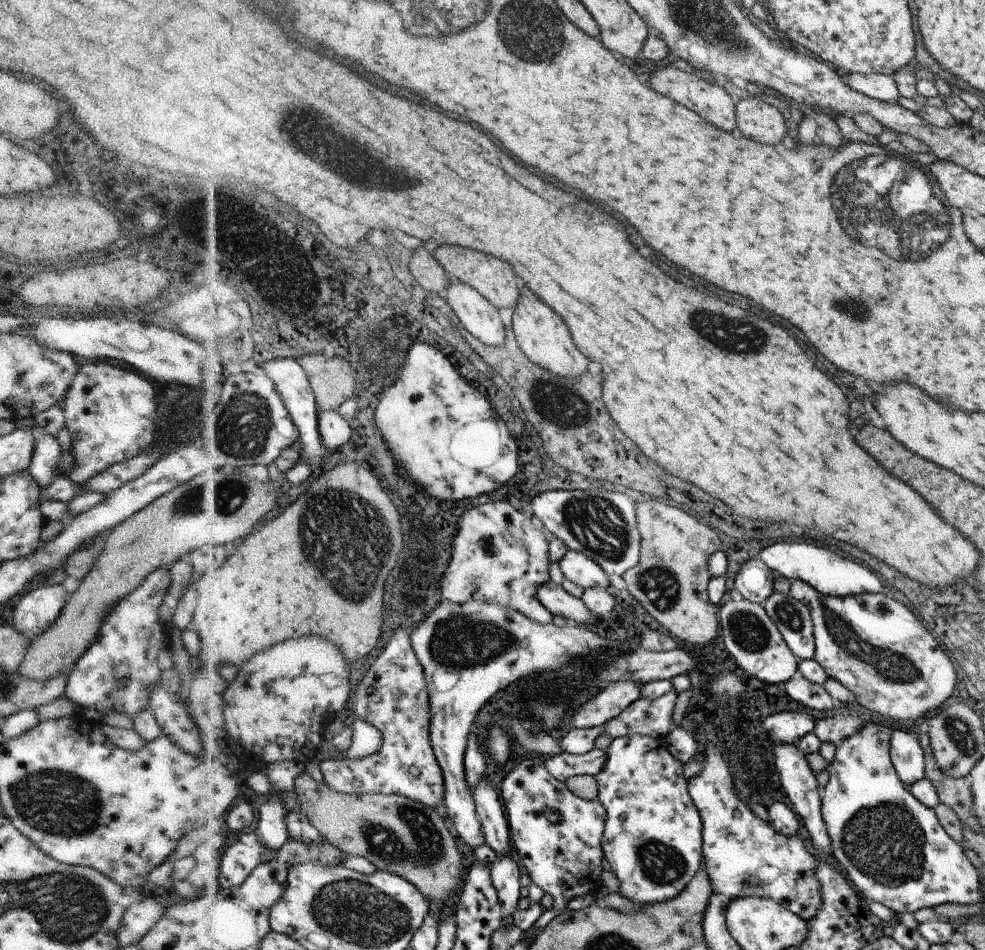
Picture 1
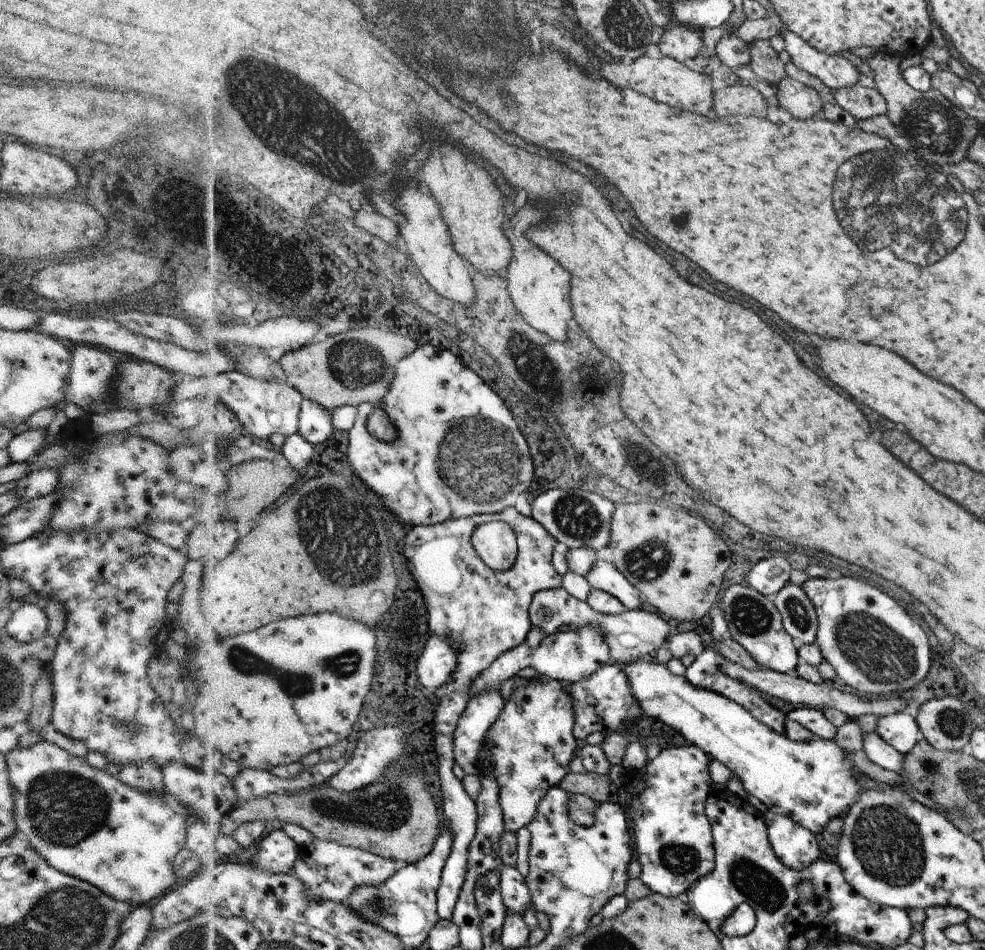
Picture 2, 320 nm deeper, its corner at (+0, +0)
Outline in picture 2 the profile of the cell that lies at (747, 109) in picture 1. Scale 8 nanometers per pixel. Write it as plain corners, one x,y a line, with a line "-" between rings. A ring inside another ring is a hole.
737,81
713,92
713,108
718,116
766,116
767,102
753,87
743,86

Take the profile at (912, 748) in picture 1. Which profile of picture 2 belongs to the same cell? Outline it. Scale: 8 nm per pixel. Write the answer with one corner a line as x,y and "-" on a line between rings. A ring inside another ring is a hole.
894,713
884,715
878,720
876,732
890,746
905,755
923,738
920,727
910,714

